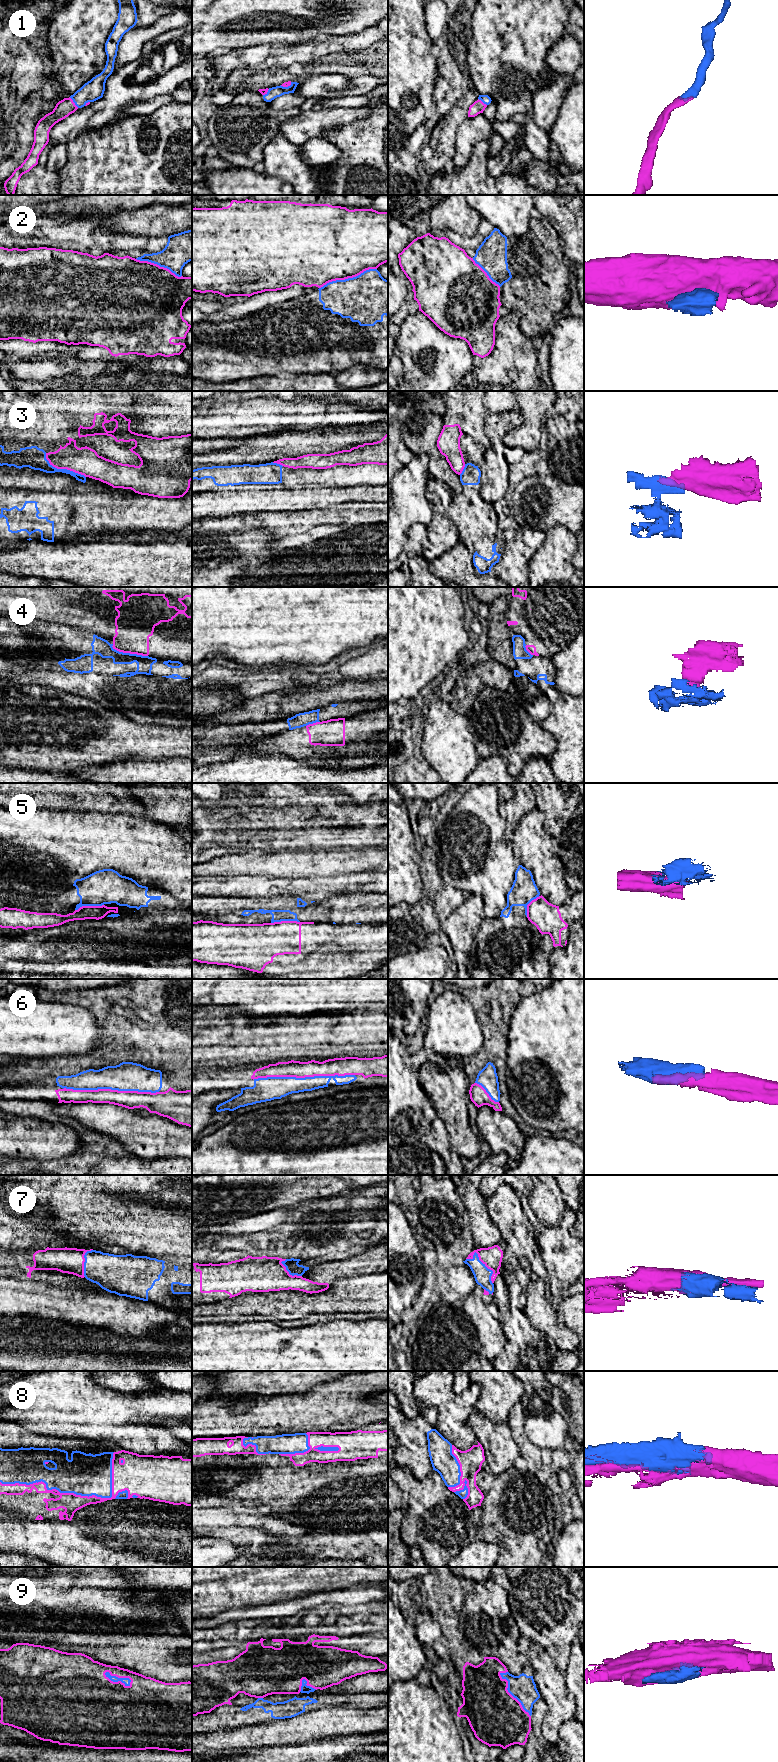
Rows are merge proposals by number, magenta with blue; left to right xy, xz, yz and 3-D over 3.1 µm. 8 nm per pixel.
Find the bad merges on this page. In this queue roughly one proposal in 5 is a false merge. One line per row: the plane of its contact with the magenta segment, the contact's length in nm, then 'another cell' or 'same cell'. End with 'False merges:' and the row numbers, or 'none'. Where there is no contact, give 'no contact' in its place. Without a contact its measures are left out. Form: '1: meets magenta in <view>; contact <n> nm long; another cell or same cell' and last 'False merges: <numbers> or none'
1: meets magenta in xy; contact 120 nm long; same cell
2: meets magenta in xz; contact 500 nm long; same cell
3: meets magenta in xy; contact 380 nm long; another cell
4: meets magenta in xy; contact 300 nm long; another cell
5: meets magenta in xy; contact 240 nm long; another cell
6: meets magenta in xz; contact 800 nm long; same cell
7: meets magenta in yz; contact 300 nm long; same cell
8: meets magenta in xy; contact 950 nm long; same cell
9: meets magenta in xy; contact 240 nm long; same cell
False merges: 3, 4, 5

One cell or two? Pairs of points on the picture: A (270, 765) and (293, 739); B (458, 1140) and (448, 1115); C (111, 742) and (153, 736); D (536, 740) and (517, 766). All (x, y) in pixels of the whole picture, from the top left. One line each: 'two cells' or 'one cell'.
A: two cells
B: one cell
C: one cell
D: one cell

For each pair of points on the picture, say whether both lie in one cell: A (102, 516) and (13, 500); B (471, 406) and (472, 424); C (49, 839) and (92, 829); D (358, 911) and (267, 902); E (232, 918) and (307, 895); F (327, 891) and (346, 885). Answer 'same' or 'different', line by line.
A: same
B: same
C: same
D: same
E: different
F: same

